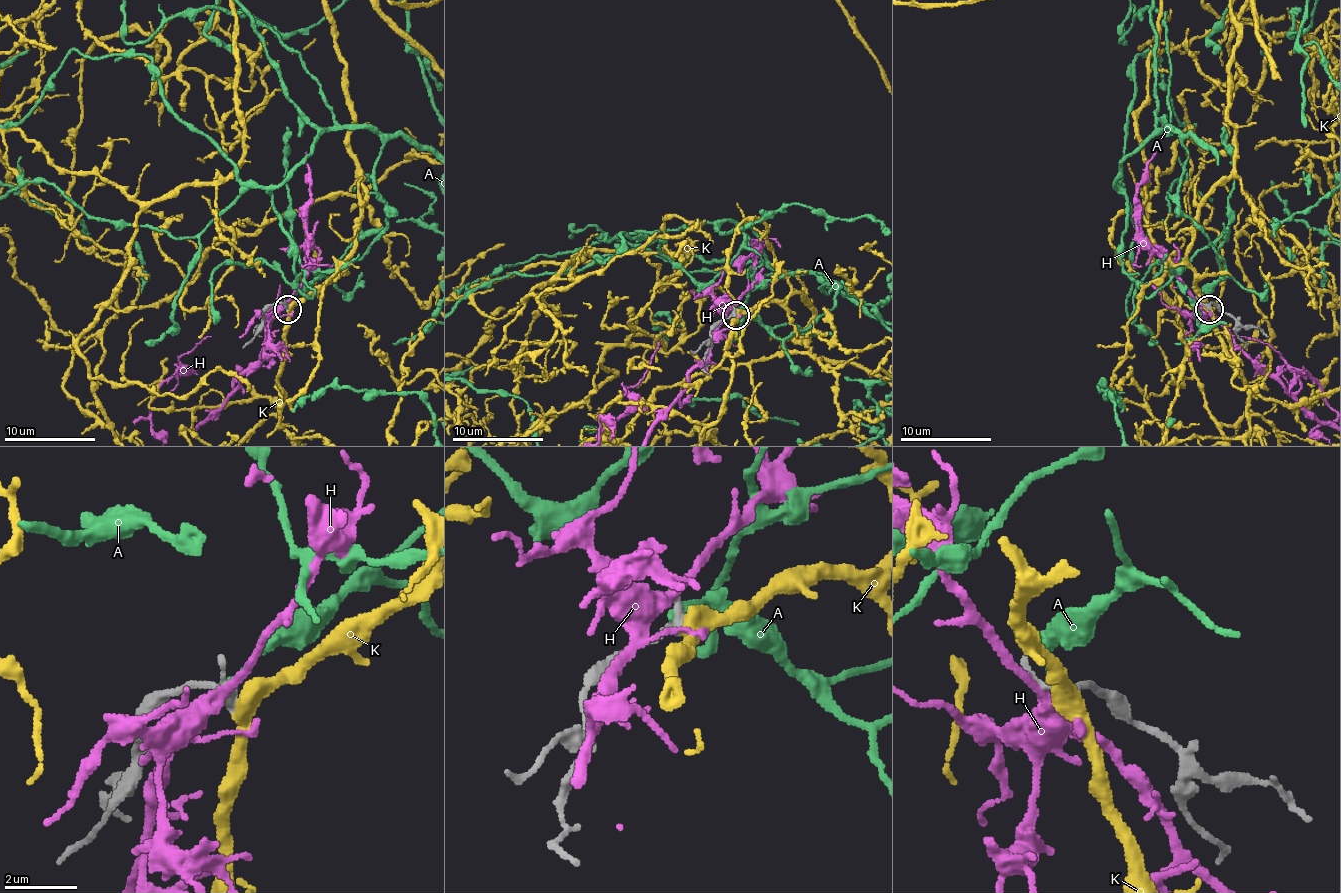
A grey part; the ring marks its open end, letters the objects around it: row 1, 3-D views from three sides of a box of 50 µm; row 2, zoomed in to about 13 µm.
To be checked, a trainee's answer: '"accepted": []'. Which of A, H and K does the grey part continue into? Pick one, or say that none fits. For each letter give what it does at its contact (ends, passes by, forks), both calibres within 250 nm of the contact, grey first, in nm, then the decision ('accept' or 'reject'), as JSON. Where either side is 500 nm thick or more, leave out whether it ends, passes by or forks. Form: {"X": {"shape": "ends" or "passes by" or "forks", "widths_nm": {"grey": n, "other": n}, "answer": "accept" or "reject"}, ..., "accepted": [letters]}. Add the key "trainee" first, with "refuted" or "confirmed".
{"trainee": "refuted", "A": {"shape": "ends", "widths_nm": {"grey": 280, "other": 240}, "answer": "reject"}, "H": {"shape": "passes by", "widths_nm": {"grey": 200, "other": 260}, "answer": "reject"}, "K": {"shape": "passes by", "widths_nm": {"grey": 280, "other": 460}, "answer": "accept"}, "accepted": ["K"]}

